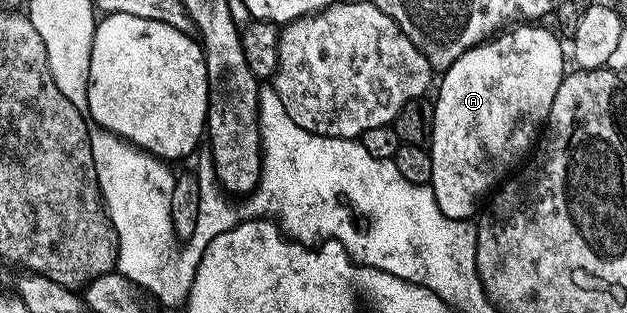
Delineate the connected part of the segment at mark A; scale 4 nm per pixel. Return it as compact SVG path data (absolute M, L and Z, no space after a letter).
M535 25L515 26L507 29L512 29L512 31L504 30L502 33L496 34L494 37L486 41L476 42L476 47L469 48L460 59L453 60L451 68L444 73L443 80L439 83L439 96L434 96L435 124L433 125L433 133L429 140L429 150L431 152L431 160L433 161L433 177L431 178L429 186L431 192L435 194L435 200L441 209L441 213L445 213L447 219L470 220L472 218L471 214L478 209L479 202L483 199L483 194L485 194L485 199L488 192L492 189L498 188L500 184L502 184L504 180L506 180L508 176L510 176L512 172L514 172L516 168L518 168L520 164L532 154L533 148L536 146L537 140L540 138L541 132L544 130L547 118L549 117L549 109L553 105L553 97L557 93L557 89L563 80L565 74L565 66L563 67L565 47L562 47L562 45L559 44L558 37L547 27L531 27Z

